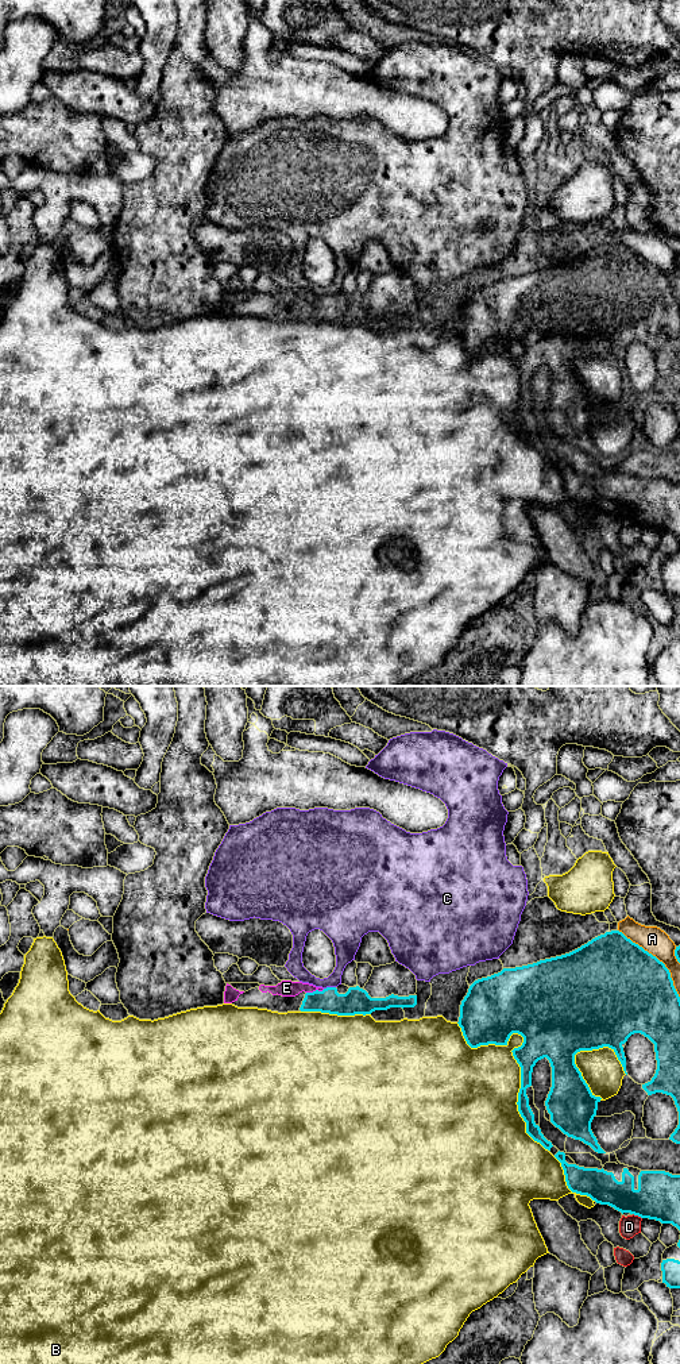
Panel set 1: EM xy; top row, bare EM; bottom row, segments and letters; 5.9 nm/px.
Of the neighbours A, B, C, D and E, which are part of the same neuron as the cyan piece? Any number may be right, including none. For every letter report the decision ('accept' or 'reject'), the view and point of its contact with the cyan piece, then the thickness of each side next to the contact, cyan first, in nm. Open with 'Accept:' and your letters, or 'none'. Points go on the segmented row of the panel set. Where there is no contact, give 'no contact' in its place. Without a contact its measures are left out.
Accept: E
A: reject; meets cyan in xy at (656, 958); 500 nm thick on the cyan side, 160 nm on the other
B: reject; meets cyan in xy at (513, 1055); 300 nm thick on the cyan side, 440 nm on the other
C: reject; meets cyan in xy at (329, 987); 160 nm thick on the cyan side, 130 nm on the other
D: reject; meets cyan in xy at (637, 1214); 260 nm thick on the cyan side, 120 nm on the other
E: accept; meets cyan in xy at (316, 990); 160 nm thick on the cyan side, 100 nm on the other

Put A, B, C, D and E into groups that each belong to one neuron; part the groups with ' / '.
A / B / C / D / E

